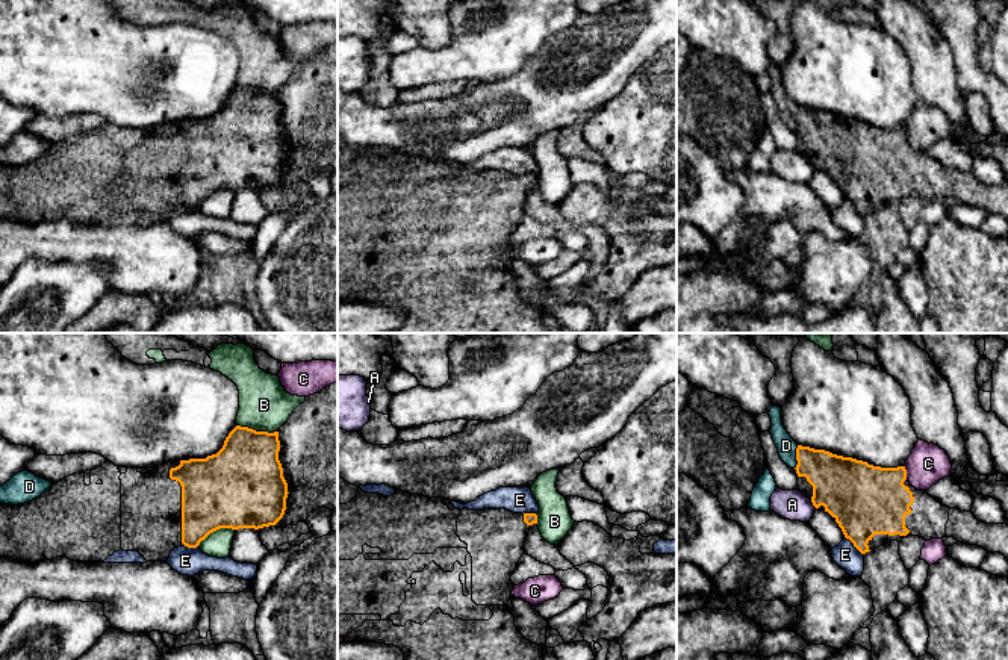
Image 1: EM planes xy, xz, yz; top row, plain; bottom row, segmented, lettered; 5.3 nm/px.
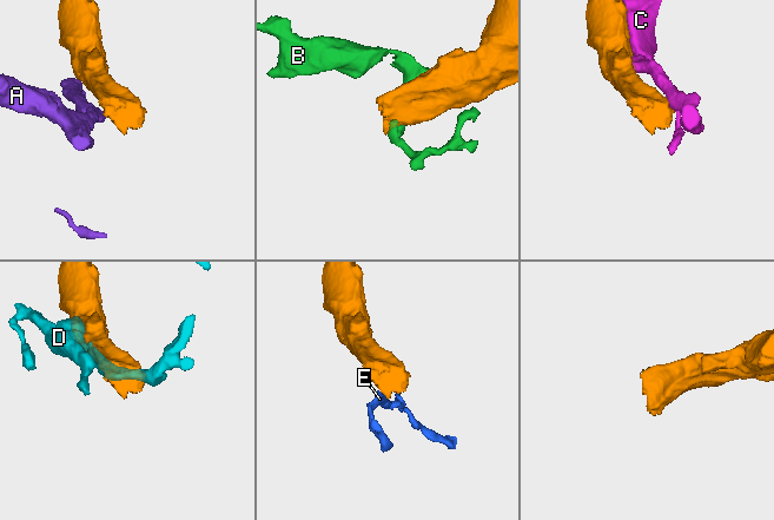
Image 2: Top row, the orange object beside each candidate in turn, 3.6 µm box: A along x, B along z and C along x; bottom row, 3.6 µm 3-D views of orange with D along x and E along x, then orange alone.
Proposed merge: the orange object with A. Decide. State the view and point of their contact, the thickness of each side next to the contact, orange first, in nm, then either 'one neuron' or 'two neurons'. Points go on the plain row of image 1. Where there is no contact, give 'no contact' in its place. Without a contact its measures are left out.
contact yz (813, 165); calibres 360 and 160 nm; two neurons

